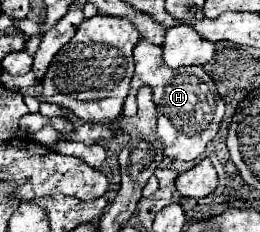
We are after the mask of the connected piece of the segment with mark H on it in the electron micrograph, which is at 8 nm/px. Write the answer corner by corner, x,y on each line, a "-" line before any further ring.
144,38
134,48
134,62
136,72
132,78
130,94
124,102
124,116
136,114
136,94
140,86
148,86
158,110
156,134
164,142
164,154
174,160
196,160
206,150
208,142
218,134
220,122
226,112
216,84
202,66
184,66
178,70
164,66
162,48

